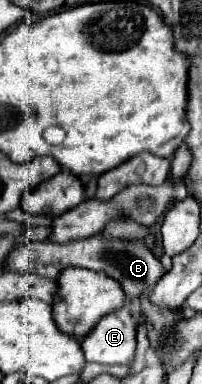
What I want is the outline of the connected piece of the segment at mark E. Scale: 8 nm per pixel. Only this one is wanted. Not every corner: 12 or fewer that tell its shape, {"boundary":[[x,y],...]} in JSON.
{"boundary":[[127,309],[103,315],[81,339],[87,361],[123,365],[135,355]]}

